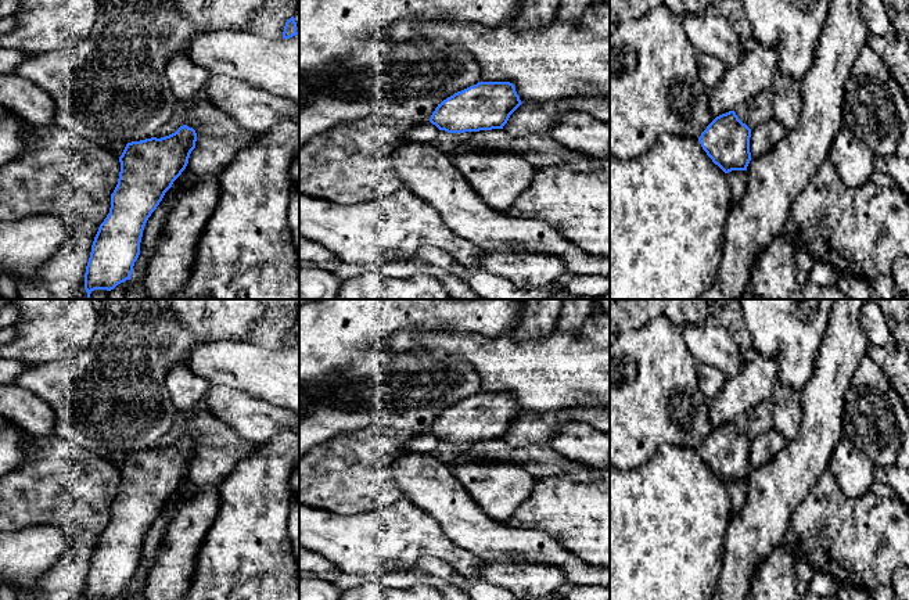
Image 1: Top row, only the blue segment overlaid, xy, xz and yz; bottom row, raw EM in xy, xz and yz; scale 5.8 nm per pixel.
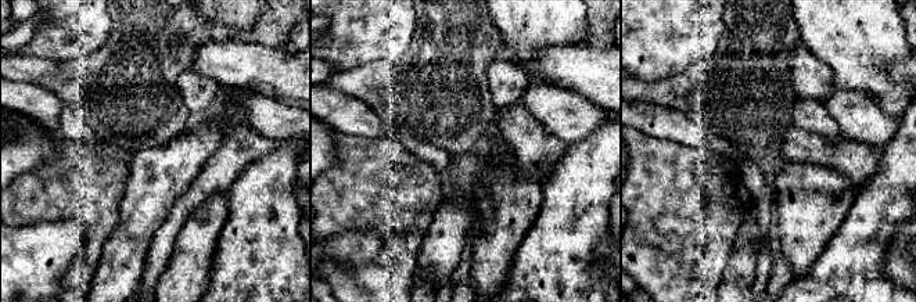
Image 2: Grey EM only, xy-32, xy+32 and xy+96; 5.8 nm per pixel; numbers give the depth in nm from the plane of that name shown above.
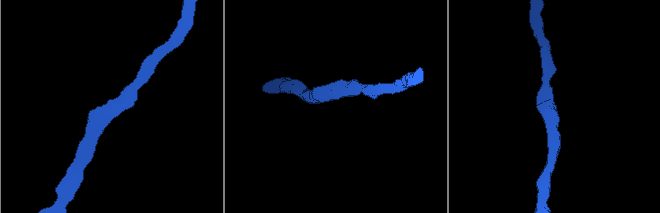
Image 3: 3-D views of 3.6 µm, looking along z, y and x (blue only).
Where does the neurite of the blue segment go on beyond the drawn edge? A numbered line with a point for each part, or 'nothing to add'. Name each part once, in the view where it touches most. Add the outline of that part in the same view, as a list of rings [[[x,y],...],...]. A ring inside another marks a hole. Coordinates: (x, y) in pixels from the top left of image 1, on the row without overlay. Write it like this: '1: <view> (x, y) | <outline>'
nothing to add

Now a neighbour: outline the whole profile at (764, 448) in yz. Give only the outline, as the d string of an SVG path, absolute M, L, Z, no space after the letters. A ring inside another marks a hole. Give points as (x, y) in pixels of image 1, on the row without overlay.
M775 428L751 439L750 463L751 468L758 468L776 457L786 446L787 439Z

